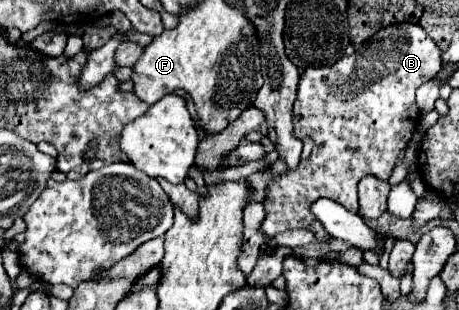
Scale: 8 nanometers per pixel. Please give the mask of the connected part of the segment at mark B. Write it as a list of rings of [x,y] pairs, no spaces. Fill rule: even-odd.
[[[413,23],[377,31],[351,57],[343,57],[331,67],[309,67],[299,79],[297,101],[293,105],[293,133],[297,137],[311,137],[313,151],[295,169],[287,169],[267,183],[261,233],[277,235],[303,227],[315,233],[319,245],[327,245],[333,237],[311,213],[311,205],[319,197],[327,197],[357,213],[357,183],[367,175],[381,181],[391,177],[421,121],[415,91],[439,71],[439,47],[423,27]]]

